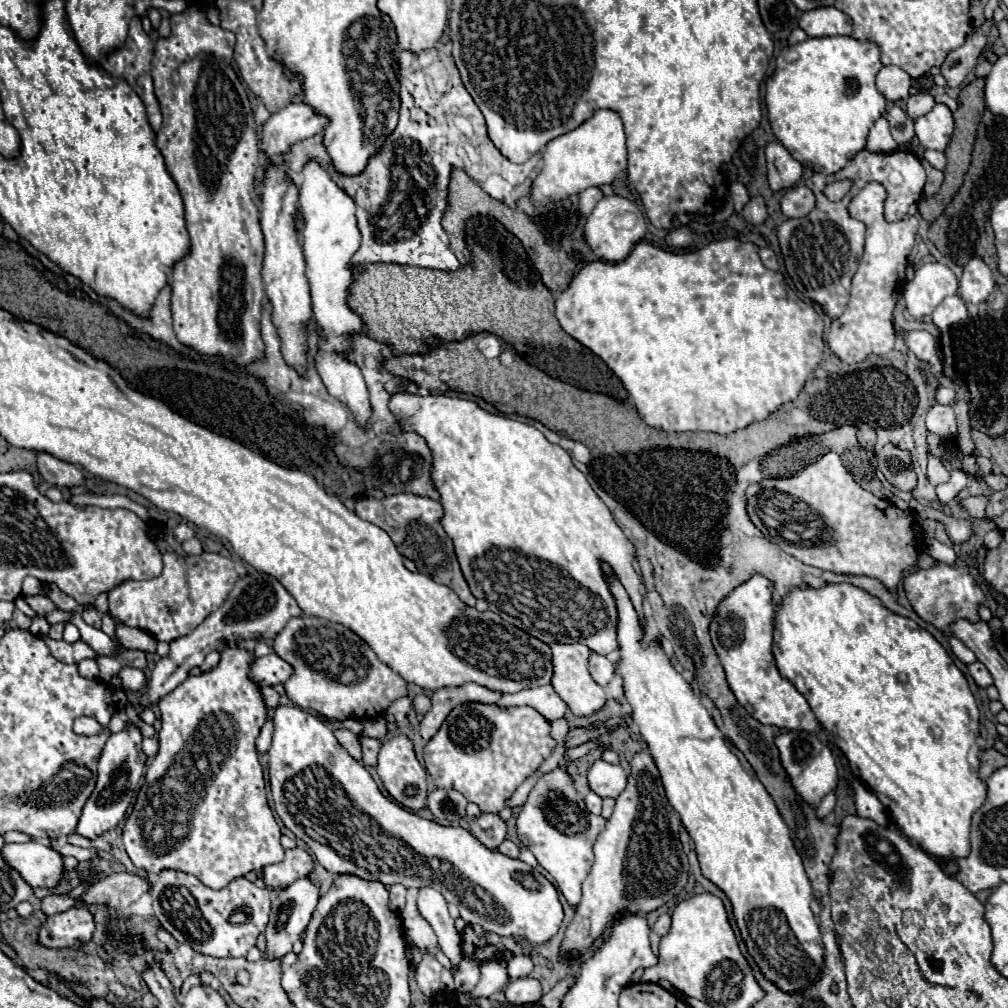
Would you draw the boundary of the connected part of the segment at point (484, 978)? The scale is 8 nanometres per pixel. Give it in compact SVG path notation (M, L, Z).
M488 962L480 968L480 982L478 986L470 992L470 996L484 996L490 998L492 994L500 992L506 988L506 984L510 982L506 966L498 964L498 962Z

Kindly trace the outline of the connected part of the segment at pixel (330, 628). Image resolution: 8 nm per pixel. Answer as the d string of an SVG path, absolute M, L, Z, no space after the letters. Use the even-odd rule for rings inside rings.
M300 616L288 622L288 626L274 638L272 648L282 660L292 664L294 668L294 676L288 682L284 682L286 696L296 706L304 710L310 708L320 716L334 718L334 720L346 720L346 718L372 720L376 716L382 716L384 708L388 708L392 700L408 694L406 680L400 674L396 674L390 666L380 662L376 652L356 632L352 632L342 624L334 624L316 616Z

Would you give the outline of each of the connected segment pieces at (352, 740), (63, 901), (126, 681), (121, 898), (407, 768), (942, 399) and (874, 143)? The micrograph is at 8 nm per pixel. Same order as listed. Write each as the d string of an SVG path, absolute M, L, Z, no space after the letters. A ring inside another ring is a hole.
M336 728L336 730L334 730L334 736L338 738L338 742L348 750L348 754L350 754L356 762L362 762L360 742L358 742L358 736L356 736L356 734L352 734L348 728Z
M50 894L46 898L42 898L42 912L46 916L54 916L54 914L60 914L68 908L72 908L76 904L76 900L68 898L68 896L58 896L58 894Z
M124 666L120 670L120 682L122 682L120 686L124 690L140 694L146 688L146 674L144 674L144 670L138 670L138 668L132 668L132 666Z
M118 872L106 878L96 878L94 886L90 886L90 890L78 900L84 900L86 904L106 904L108 908L124 912L126 906L136 902L148 890L150 882L146 878L128 872Z
M398 734L398 736L394 736L394 738L390 738L390 740L386 740L382 744L380 754L378 754L376 770L378 770L380 780L384 782L384 788L388 790L388 794L398 804L402 804L404 808L410 808L414 812L424 808L424 804L426 804L426 788L428 788L426 770L418 762L416 752L414 752L414 744L412 744L412 740L406 734Z
M938 384L938 386L936 386L936 390L934 390L934 400L936 400L938 404L950 404L950 402L954 402L954 398L956 398L956 390L954 390L954 388L948 388L948 386L944 386L944 384Z
M880 118L880 120L872 126L872 130L870 130L870 134L868 134L866 150L870 150L870 152L892 152L892 150L896 150L896 148L898 148L898 144L890 140L888 122L886 122L884 118Z

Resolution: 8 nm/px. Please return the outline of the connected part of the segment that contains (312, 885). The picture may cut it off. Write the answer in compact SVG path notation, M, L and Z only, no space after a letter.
M300 878L294 884L290 884L288 888L282 888L276 892L274 900L272 900L272 912L270 912L270 922L266 926L266 956L268 958L282 958L286 952L292 950L292 944L296 940L300 940L302 932L306 930L312 912L316 910L316 904L320 900L320 888L318 882L314 882L312 878Z

